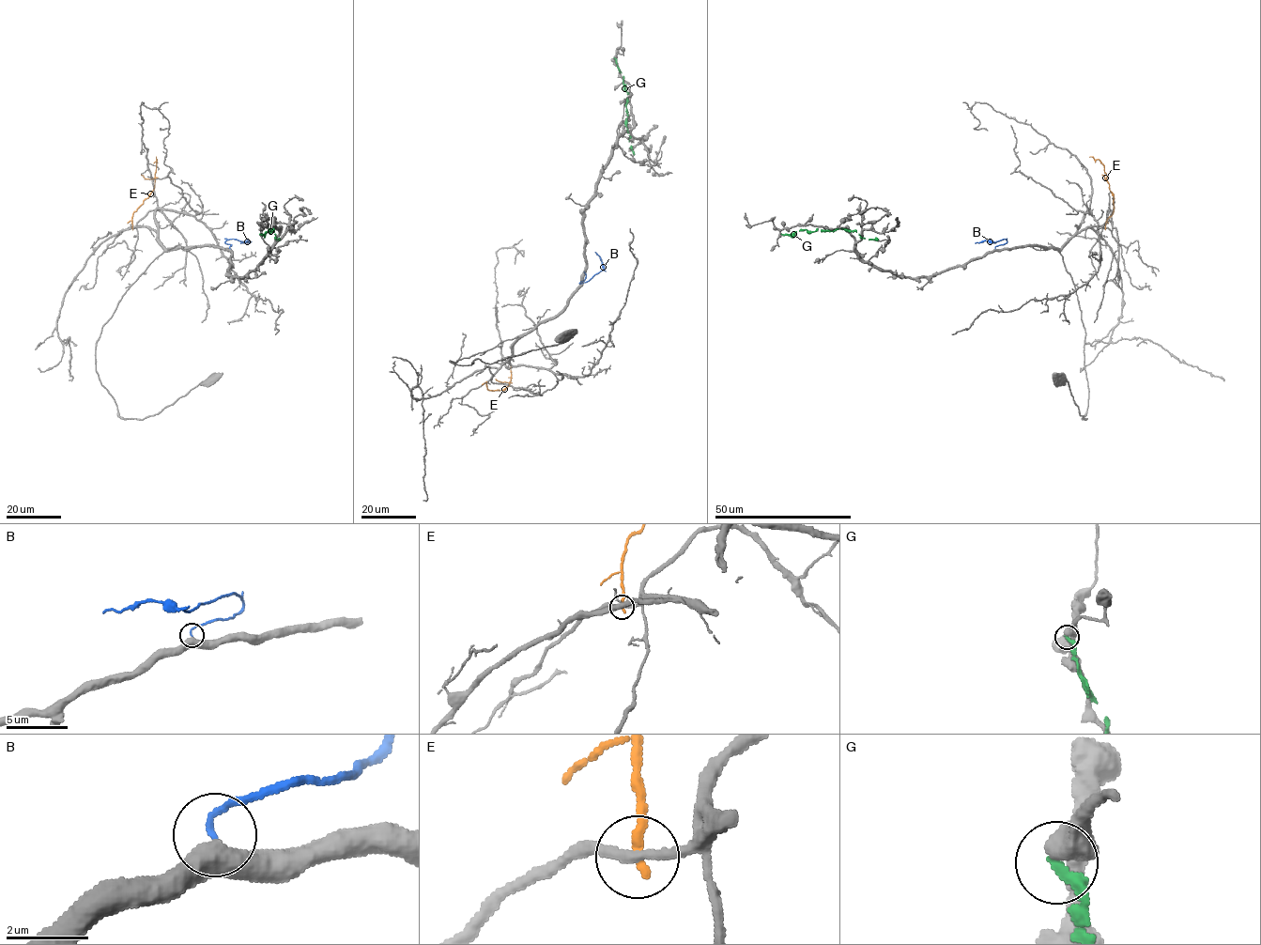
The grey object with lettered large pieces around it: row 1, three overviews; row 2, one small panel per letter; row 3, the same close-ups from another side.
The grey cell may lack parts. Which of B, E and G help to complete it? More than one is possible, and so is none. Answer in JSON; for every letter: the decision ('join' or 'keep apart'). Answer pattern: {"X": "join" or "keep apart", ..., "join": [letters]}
{"B": "join", "E": "keep apart", "G": "keep apart", "join": ["B"]}

